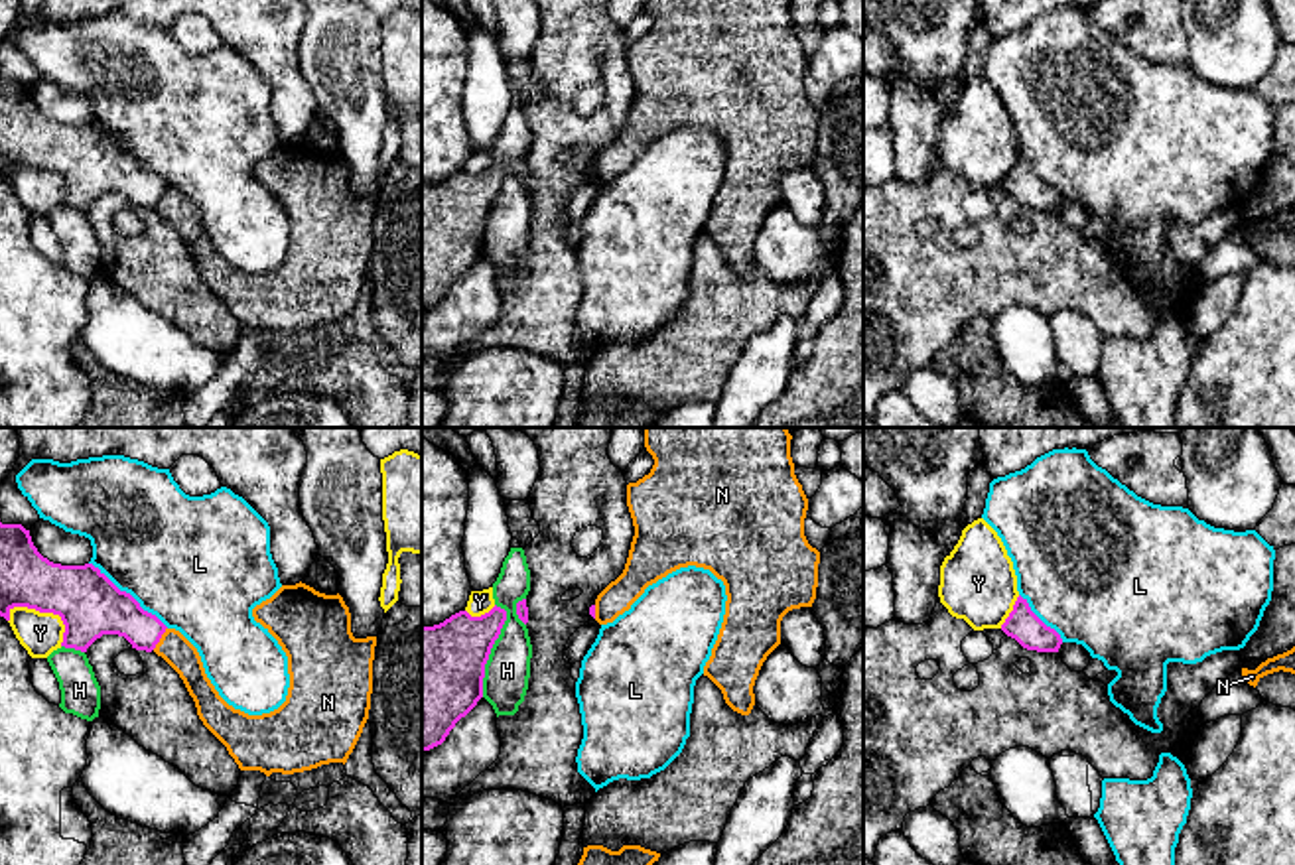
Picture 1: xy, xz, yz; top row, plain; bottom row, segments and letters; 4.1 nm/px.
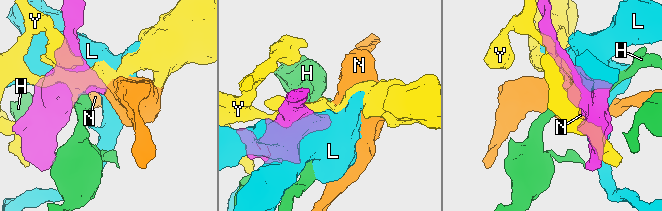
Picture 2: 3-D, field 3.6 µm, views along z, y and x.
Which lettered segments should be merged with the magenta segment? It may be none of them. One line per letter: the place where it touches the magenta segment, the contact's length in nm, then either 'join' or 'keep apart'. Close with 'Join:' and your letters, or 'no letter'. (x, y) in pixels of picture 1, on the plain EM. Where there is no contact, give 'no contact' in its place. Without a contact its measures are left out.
H: xz (491, 205) | 380 nm | keep apart
L: xy (129, 152) | 420 nm | keep apart
N: xy (160, 196) | 110 nm | keep apart
Y: xy (48, 170) | 260 nm | keep apart
Join: no letter

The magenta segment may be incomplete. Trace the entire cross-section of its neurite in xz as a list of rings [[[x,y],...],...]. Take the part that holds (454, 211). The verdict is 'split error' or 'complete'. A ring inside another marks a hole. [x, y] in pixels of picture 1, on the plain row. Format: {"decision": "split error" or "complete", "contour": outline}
{"decision": "complete", "contour": [[[495,164],[481,175],[459,169],[440,183],[422,185],[422,309],[442,303],[483,256],[485,223],[505,179],[507,169]]]}

